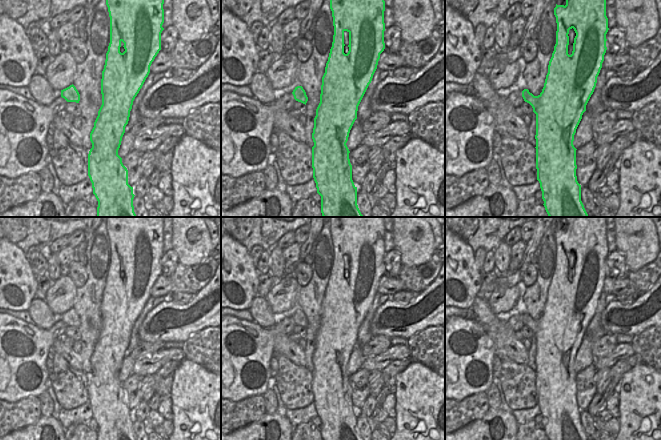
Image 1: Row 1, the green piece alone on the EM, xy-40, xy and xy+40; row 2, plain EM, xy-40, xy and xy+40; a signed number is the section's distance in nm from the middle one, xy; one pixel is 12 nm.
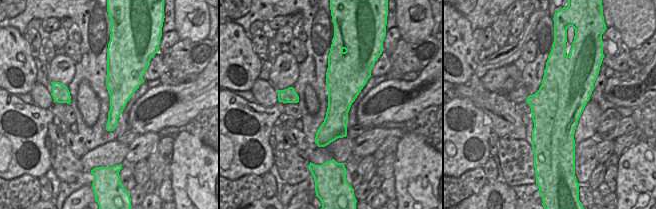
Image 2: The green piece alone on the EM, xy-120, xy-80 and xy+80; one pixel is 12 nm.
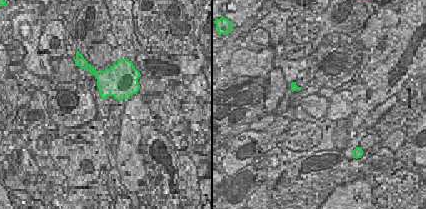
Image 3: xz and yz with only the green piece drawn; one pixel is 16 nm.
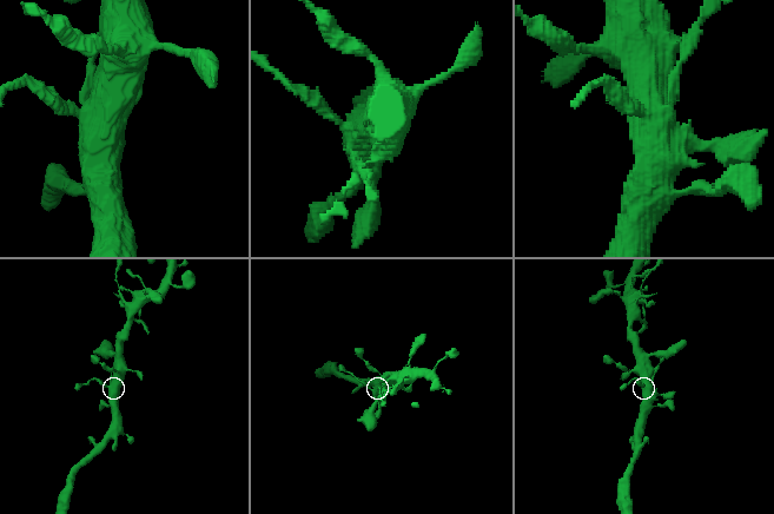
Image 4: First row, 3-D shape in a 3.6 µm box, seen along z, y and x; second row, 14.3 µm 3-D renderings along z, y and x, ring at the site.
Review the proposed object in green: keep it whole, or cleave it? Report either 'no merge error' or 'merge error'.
no merge error

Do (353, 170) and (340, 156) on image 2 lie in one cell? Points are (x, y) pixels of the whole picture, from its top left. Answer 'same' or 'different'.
different

